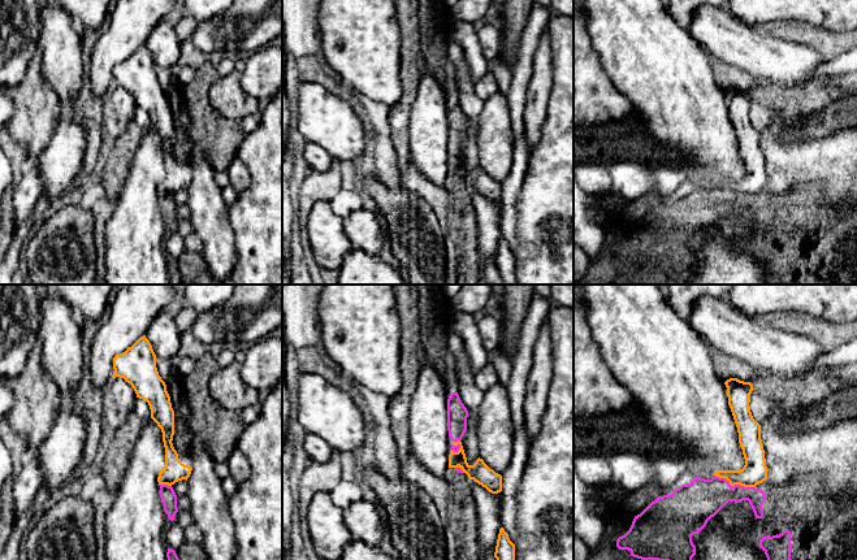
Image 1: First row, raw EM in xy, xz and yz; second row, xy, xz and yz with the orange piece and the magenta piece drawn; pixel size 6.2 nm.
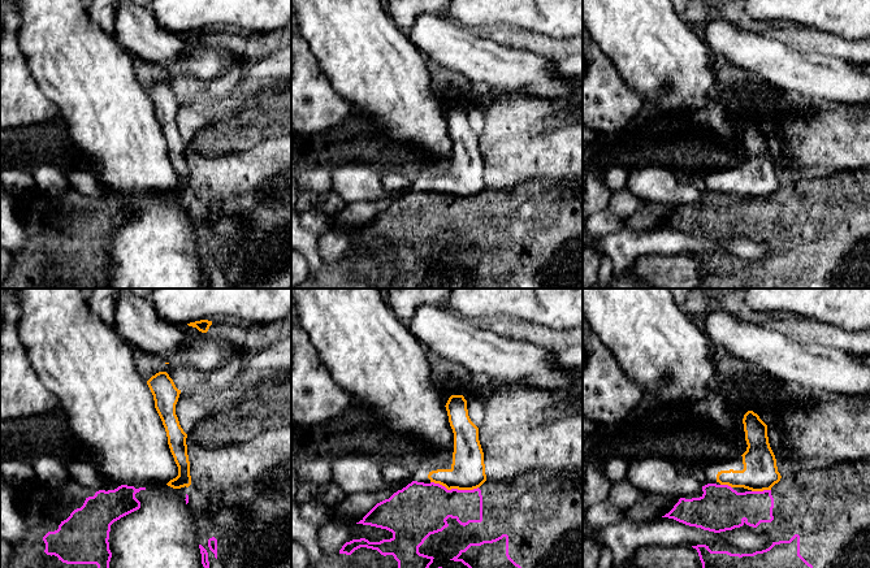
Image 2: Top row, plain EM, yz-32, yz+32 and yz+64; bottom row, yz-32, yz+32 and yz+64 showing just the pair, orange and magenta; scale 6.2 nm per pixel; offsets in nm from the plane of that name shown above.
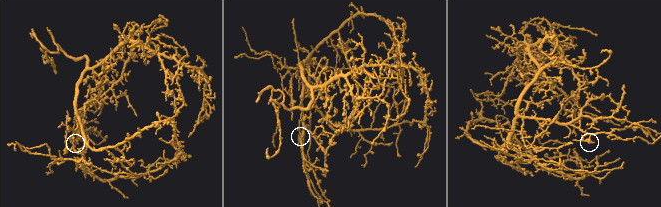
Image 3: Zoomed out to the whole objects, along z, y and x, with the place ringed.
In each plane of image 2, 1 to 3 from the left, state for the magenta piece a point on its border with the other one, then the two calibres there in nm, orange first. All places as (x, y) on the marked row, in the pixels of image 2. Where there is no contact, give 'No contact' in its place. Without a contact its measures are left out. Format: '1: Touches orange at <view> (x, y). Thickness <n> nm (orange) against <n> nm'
1: No contact
2: Touches orange at yz+32 (454, 488). Thickness 220 nm (orange) against 320 nm
3: Touches orange at yz+64 (761, 490). Thickness 220 nm (orange) against 260 nm

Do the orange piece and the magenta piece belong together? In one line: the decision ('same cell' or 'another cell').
another cell

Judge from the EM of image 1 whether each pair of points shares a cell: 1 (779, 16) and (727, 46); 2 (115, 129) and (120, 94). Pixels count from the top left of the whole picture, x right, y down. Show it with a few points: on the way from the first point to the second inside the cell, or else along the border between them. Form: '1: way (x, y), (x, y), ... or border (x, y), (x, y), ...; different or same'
1: border (734, 17), (748, 25), (771, 27); different
2: way (115, 120), (120, 103); same

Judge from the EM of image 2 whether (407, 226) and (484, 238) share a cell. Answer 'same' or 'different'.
same

